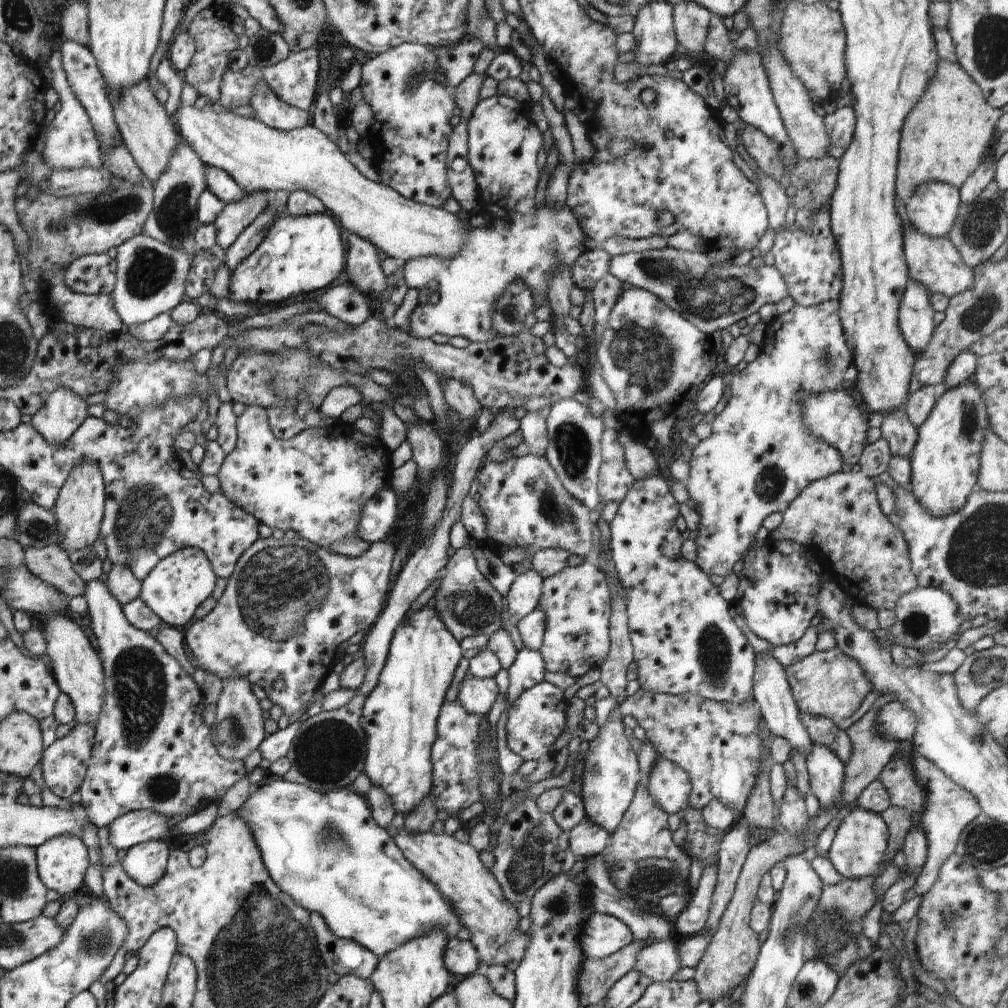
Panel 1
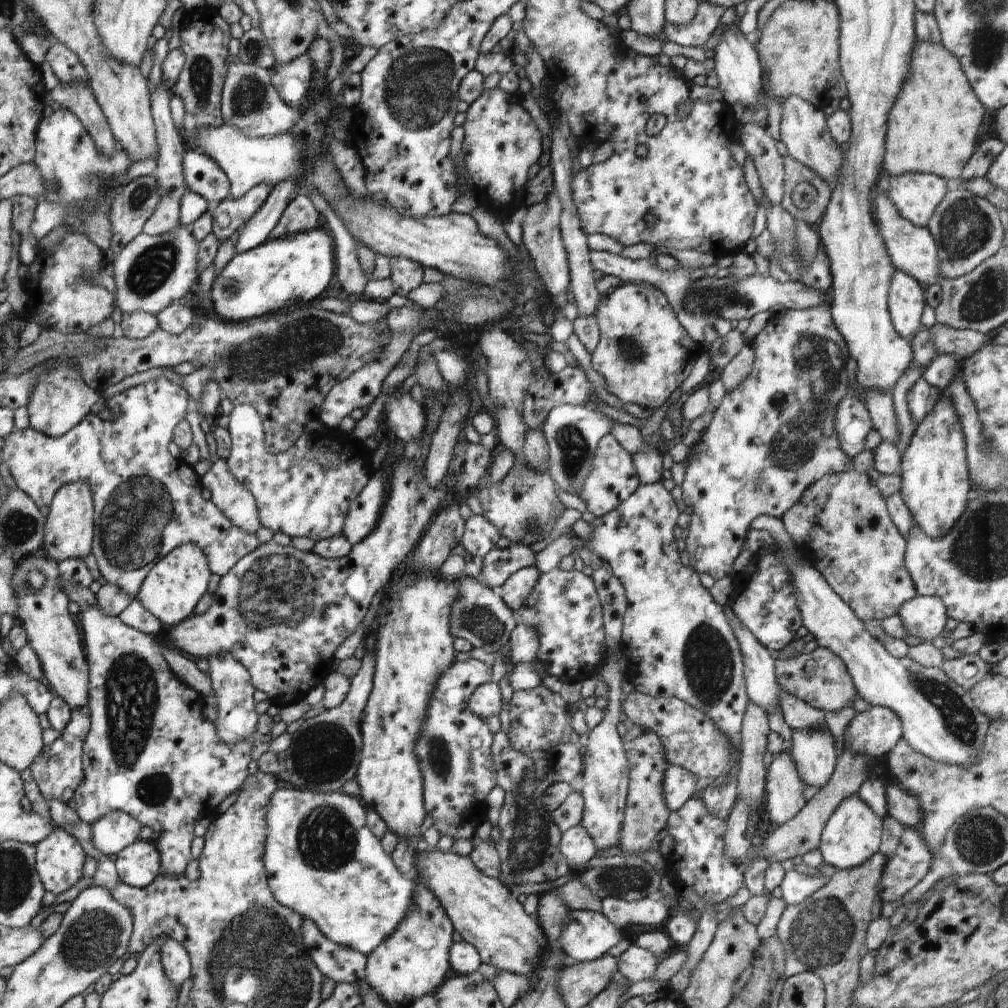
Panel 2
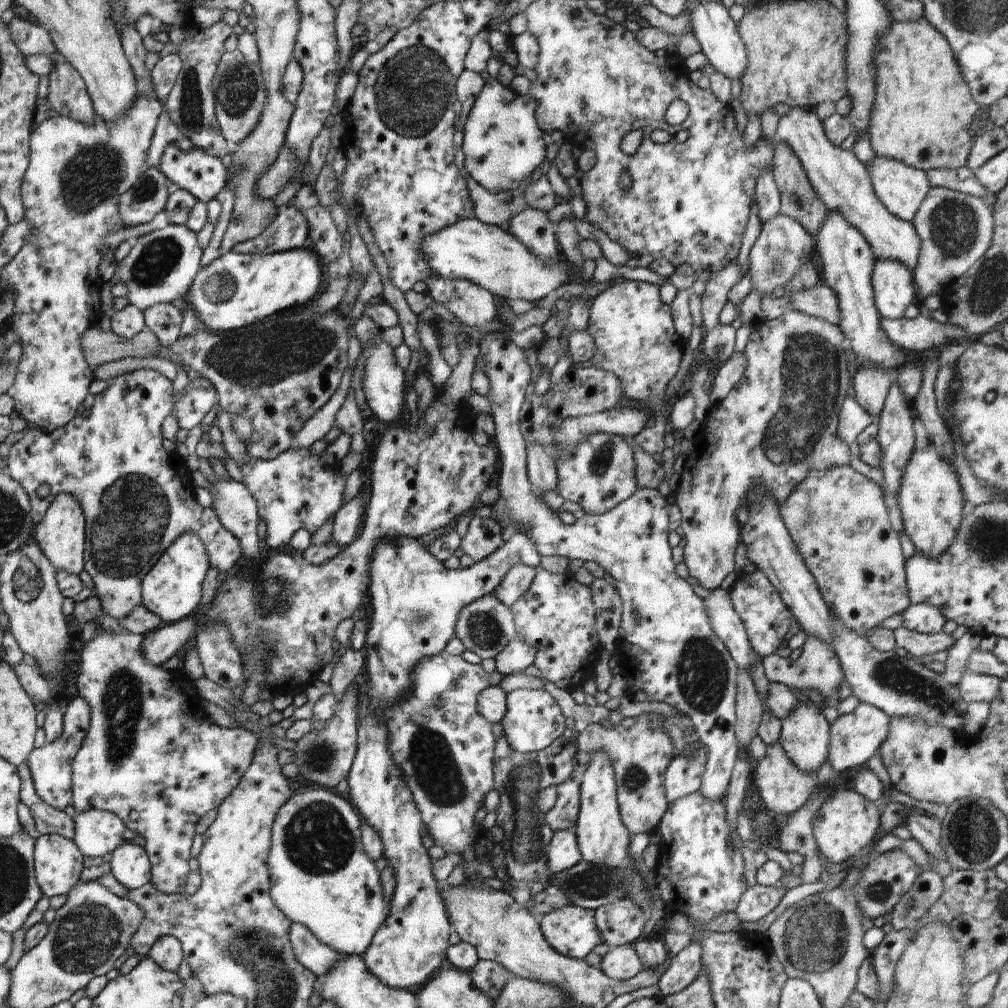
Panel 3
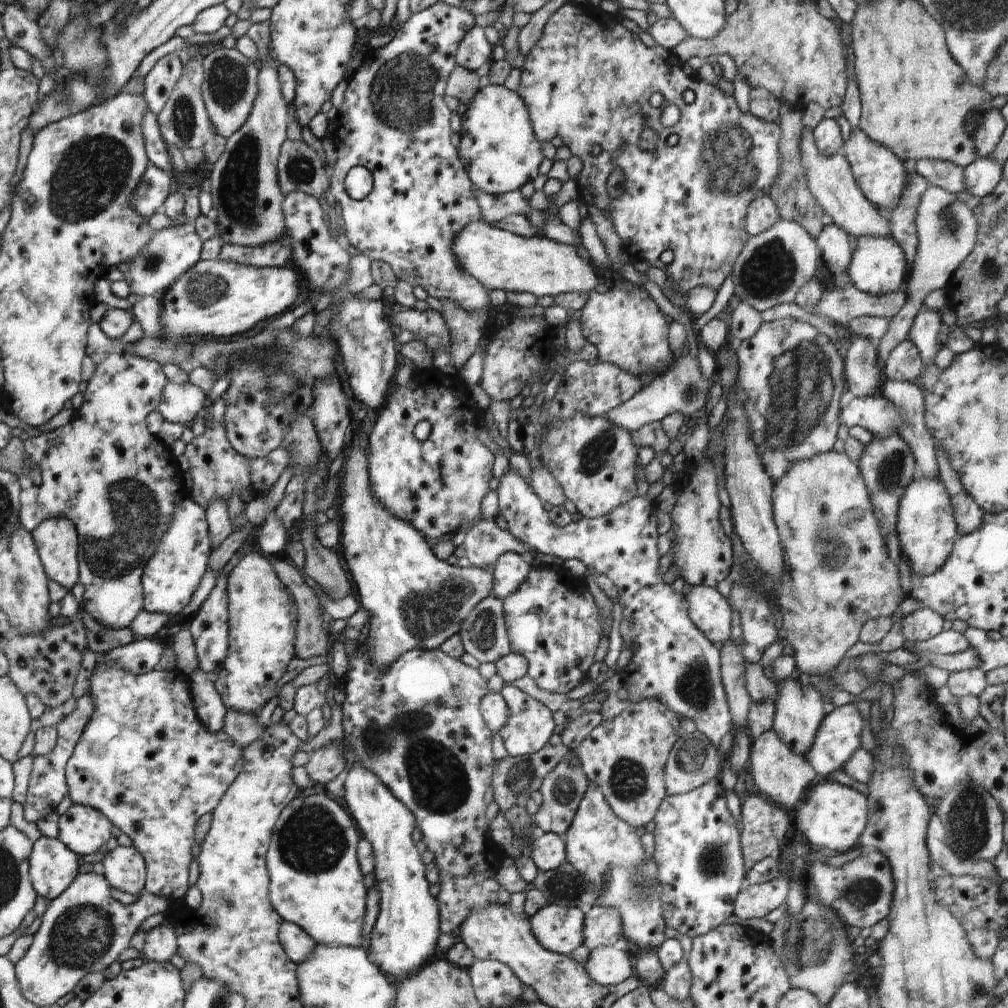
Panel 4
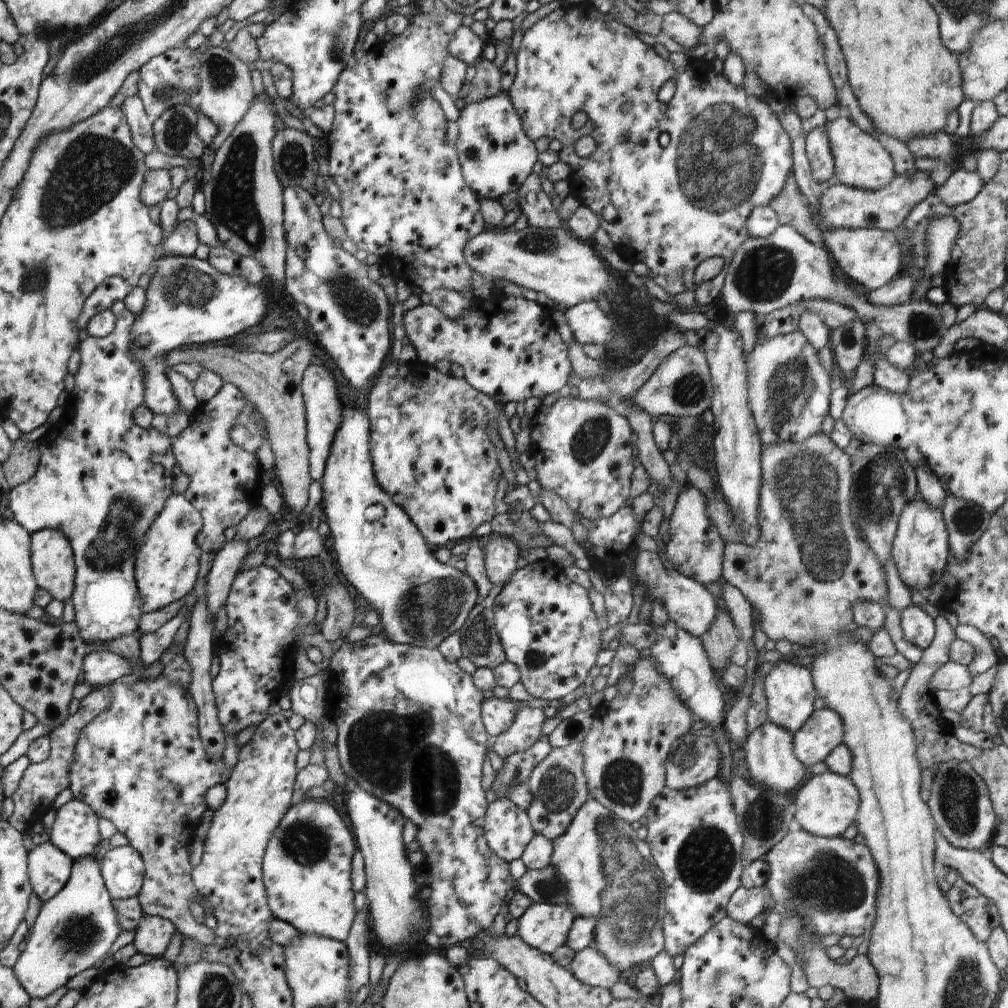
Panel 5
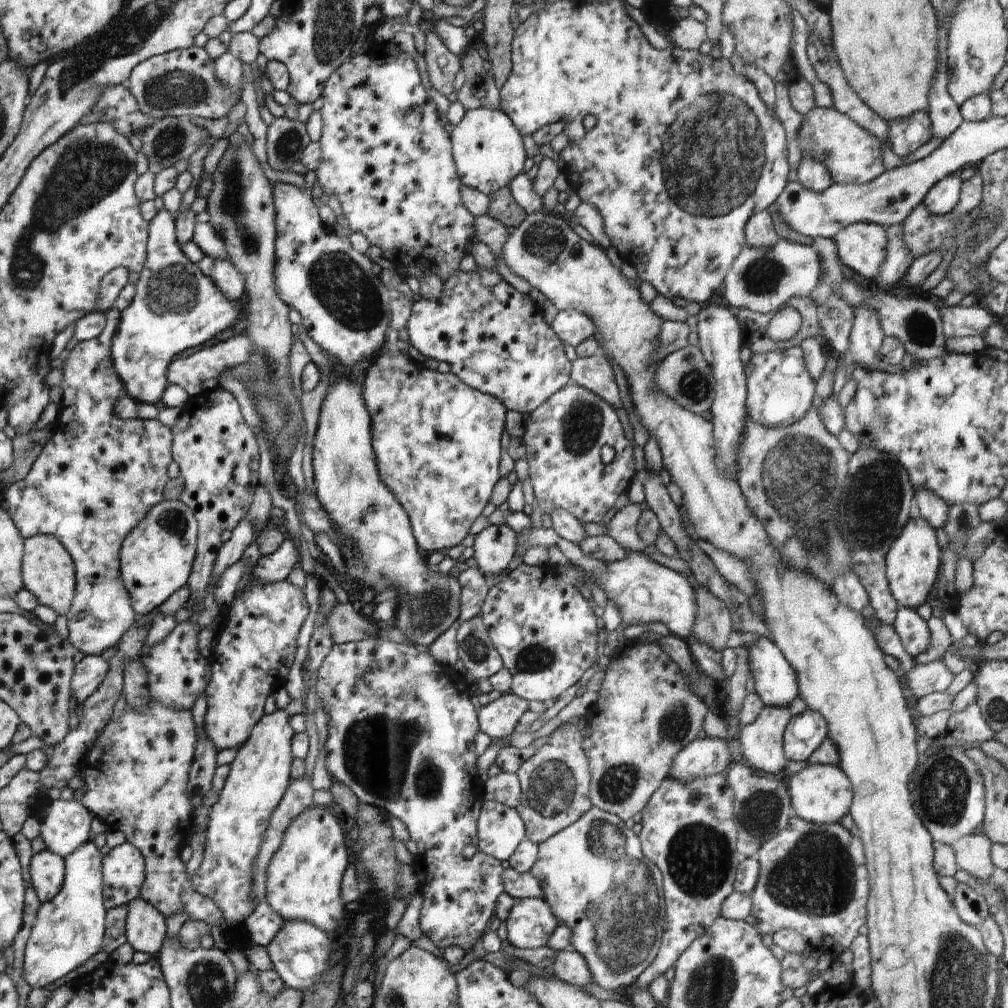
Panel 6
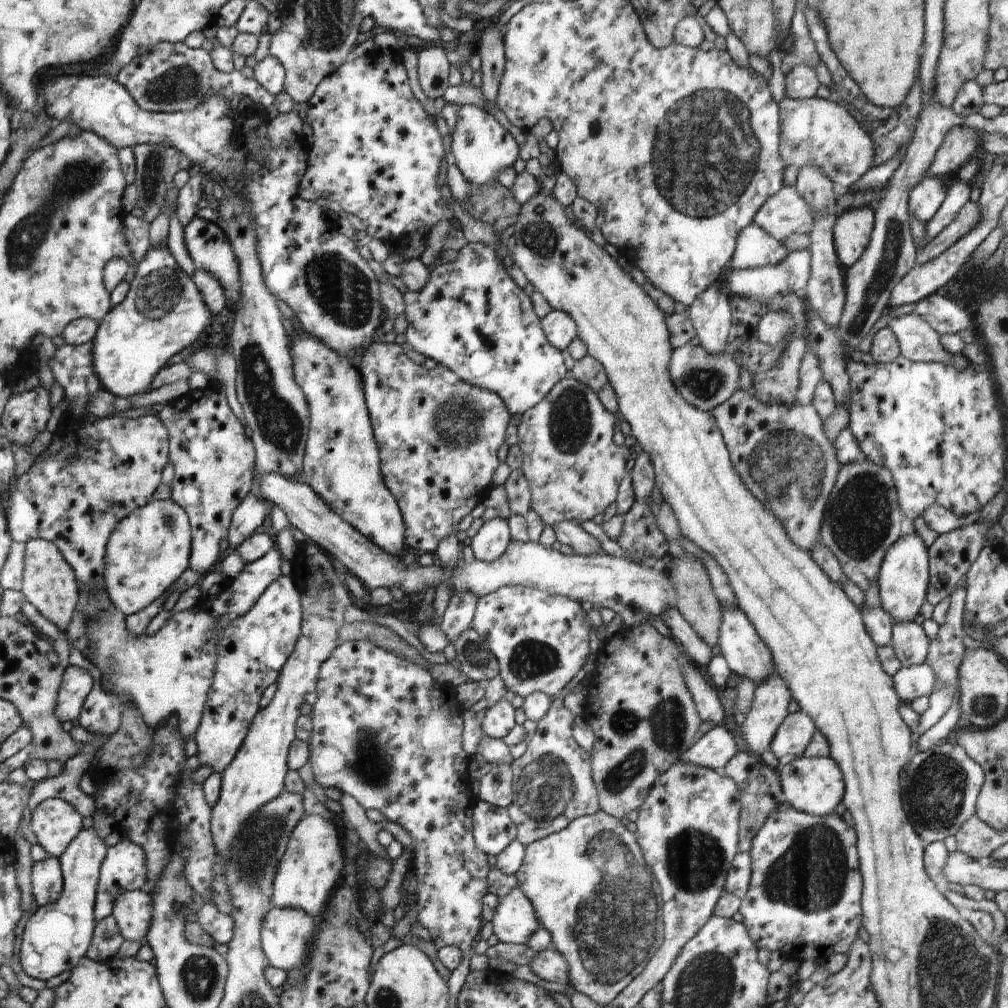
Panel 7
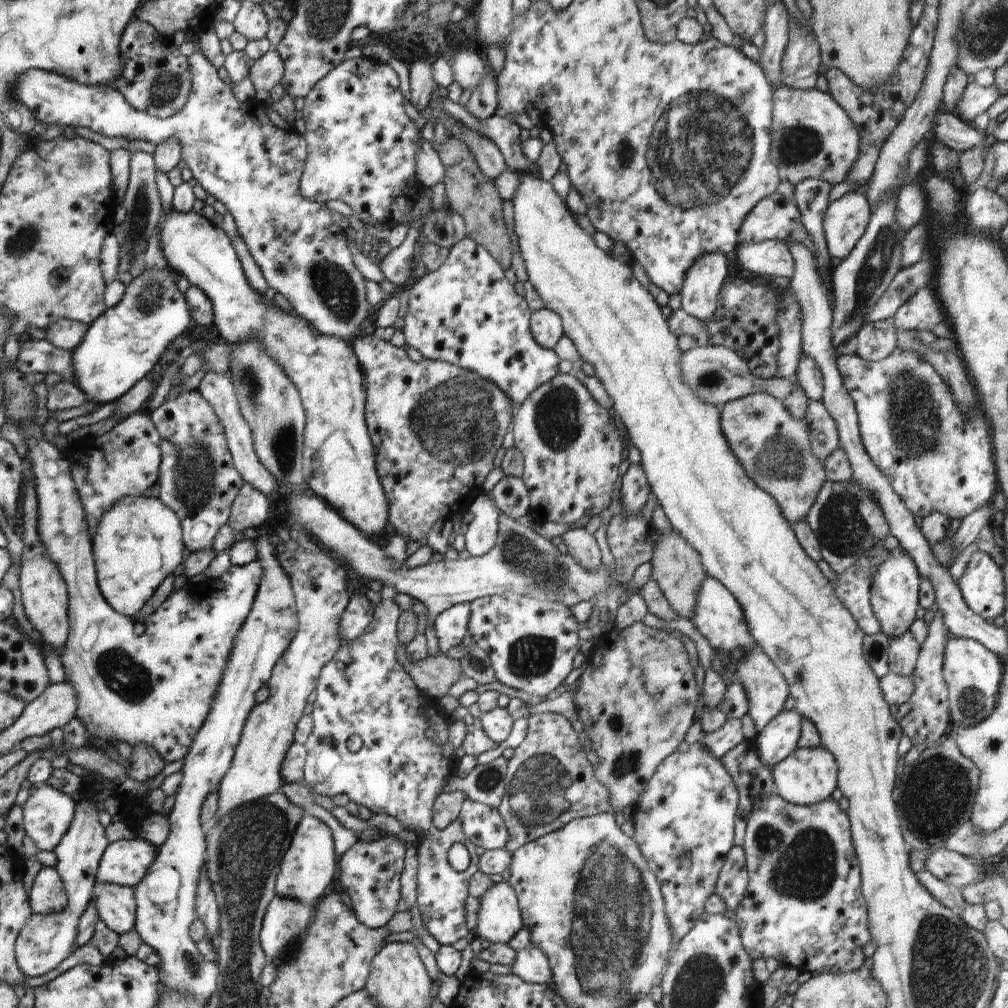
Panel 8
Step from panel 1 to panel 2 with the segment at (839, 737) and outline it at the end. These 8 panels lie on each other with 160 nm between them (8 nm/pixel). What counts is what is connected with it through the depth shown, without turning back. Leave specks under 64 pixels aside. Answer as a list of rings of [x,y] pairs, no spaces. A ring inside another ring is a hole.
[[[780,689],[779,700],[784,720],[792,730],[808,730],[816,727],[828,729],[824,721],[825,711],[810,706],[784,689]]]

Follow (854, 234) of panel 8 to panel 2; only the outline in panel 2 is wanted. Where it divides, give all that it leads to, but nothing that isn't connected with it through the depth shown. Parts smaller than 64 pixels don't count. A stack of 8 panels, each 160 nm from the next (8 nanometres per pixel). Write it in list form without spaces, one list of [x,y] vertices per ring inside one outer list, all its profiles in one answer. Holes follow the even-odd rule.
[[[896,269],[892,275],[887,303],[895,331],[912,340],[920,330],[921,314],[926,306],[925,286],[904,271]]]

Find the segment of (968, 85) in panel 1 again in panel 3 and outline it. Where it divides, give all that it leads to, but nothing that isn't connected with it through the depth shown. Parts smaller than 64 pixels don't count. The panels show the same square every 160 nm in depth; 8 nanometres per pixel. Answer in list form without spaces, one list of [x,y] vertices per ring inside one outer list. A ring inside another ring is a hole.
[[[924,16],[915,20],[914,24],[893,20],[889,26],[877,40],[873,64],[877,73],[868,136],[875,154],[899,160],[923,171],[966,167],[973,143],[968,129],[980,106],[970,94],[950,43]]]

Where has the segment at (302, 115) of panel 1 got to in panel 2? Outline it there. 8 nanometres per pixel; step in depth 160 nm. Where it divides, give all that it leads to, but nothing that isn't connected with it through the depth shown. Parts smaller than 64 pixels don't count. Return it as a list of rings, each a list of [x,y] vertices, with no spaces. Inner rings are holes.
[[[238,58],[229,63],[221,92],[221,120],[224,123],[237,128],[247,137],[271,137],[288,132],[299,116],[298,109],[290,108],[280,99],[270,83],[268,70]]]

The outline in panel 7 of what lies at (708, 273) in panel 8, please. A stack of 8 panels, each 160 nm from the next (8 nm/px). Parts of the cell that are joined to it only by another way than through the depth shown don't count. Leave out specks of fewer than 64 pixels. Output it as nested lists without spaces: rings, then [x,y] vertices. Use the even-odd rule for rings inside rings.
[[[716,283],[710,284],[694,300],[694,304],[687,308],[688,316],[698,334],[698,344],[712,356],[726,353],[732,326],[730,297],[724,296]]]

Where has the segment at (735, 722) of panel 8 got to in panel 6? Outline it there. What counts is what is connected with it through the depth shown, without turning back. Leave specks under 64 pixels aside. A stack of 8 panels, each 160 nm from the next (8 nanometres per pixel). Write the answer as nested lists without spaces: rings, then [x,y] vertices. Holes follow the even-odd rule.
[[[696,738],[686,744],[672,760],[669,775],[680,782],[714,775],[725,776],[732,759],[725,739]]]

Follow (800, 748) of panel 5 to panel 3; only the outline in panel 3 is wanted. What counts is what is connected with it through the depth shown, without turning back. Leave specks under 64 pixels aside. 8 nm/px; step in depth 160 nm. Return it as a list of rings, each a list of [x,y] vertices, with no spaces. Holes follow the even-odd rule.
[[[860,702],[852,712],[840,715],[830,724],[827,762],[835,775],[854,766],[866,766],[866,761],[879,752],[880,745],[885,741],[890,721],[891,718],[879,708]]]

